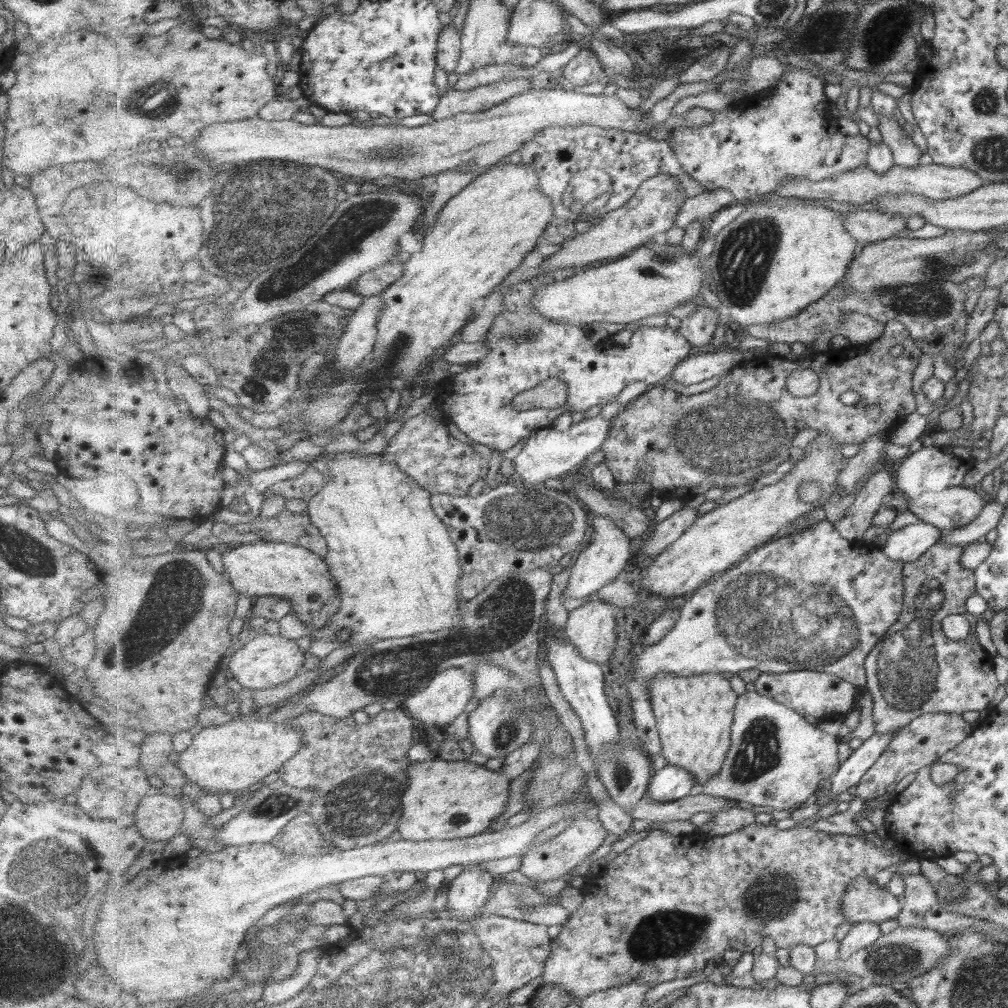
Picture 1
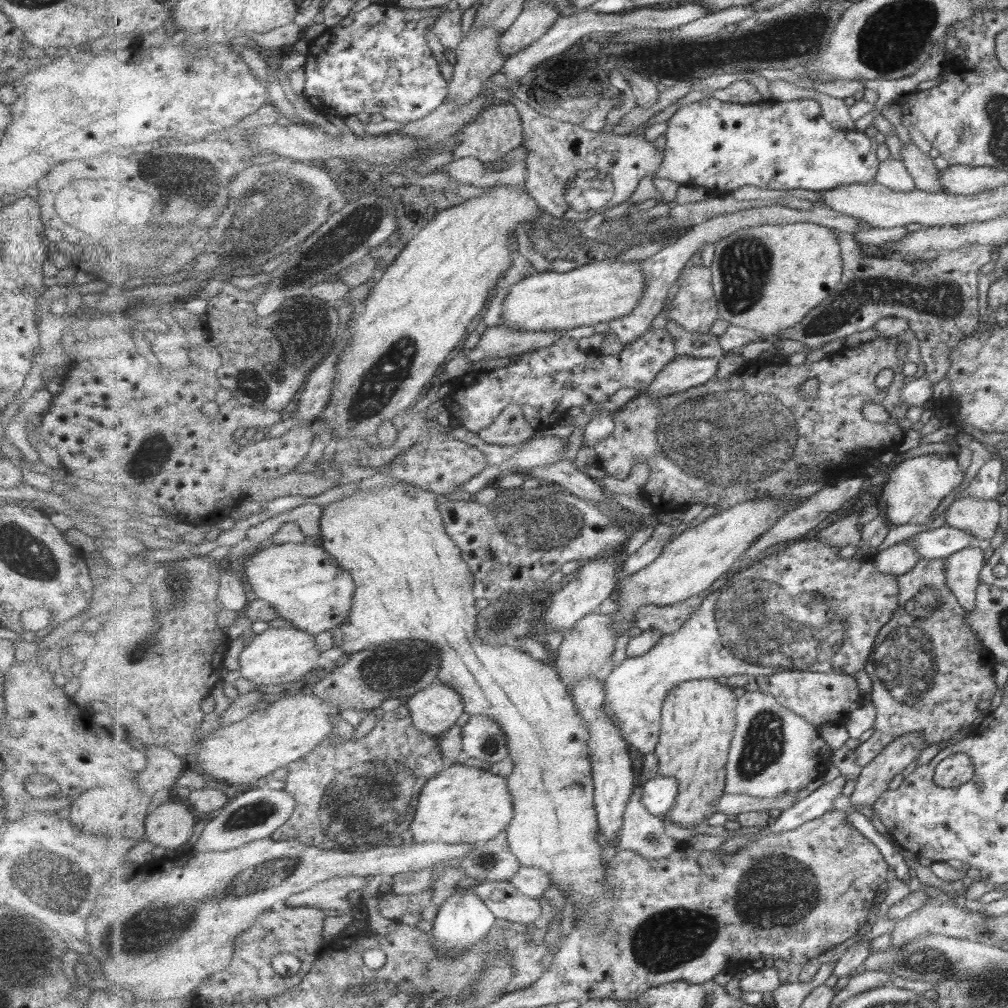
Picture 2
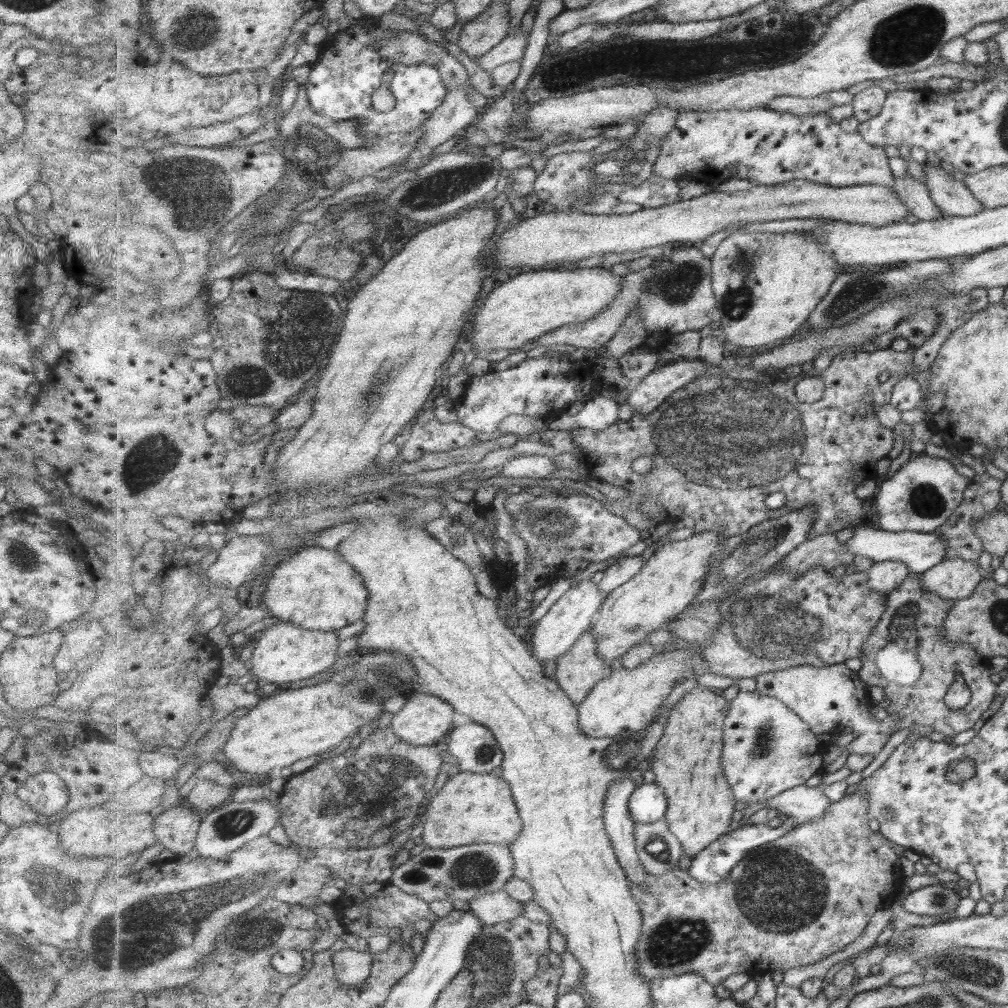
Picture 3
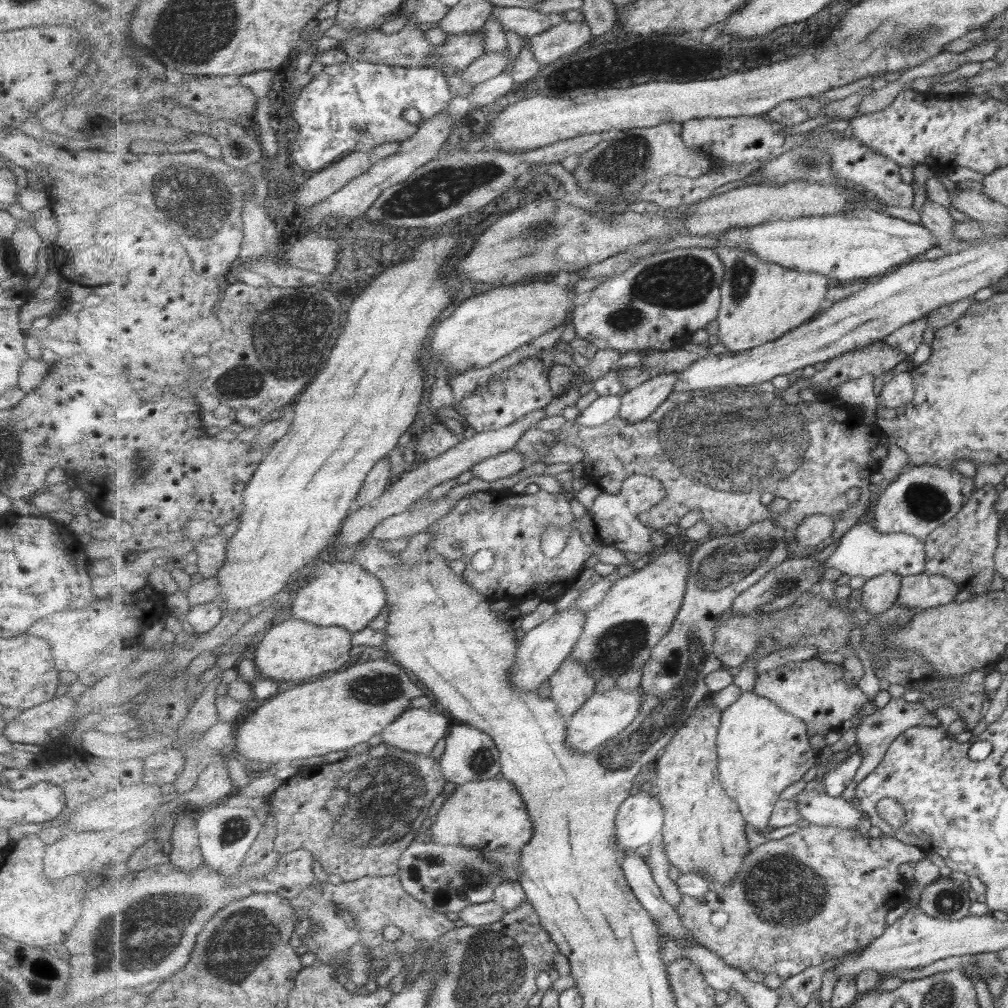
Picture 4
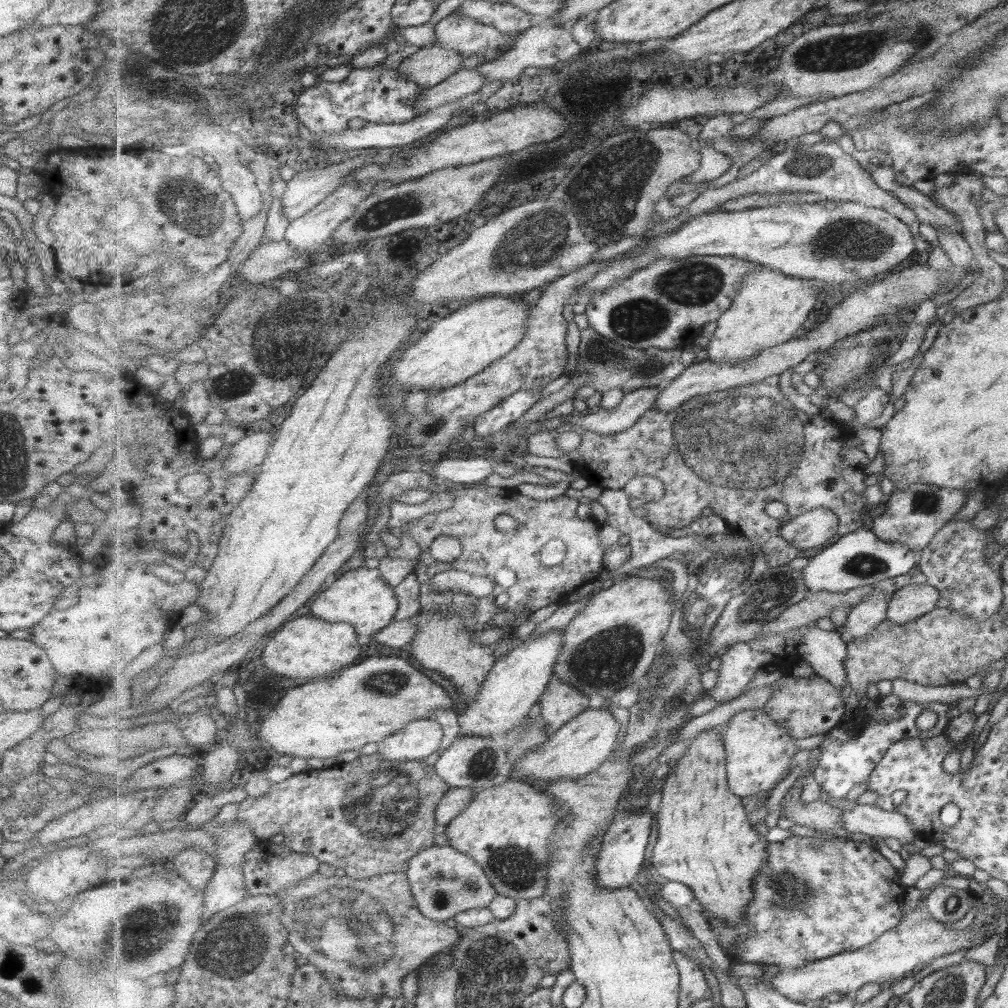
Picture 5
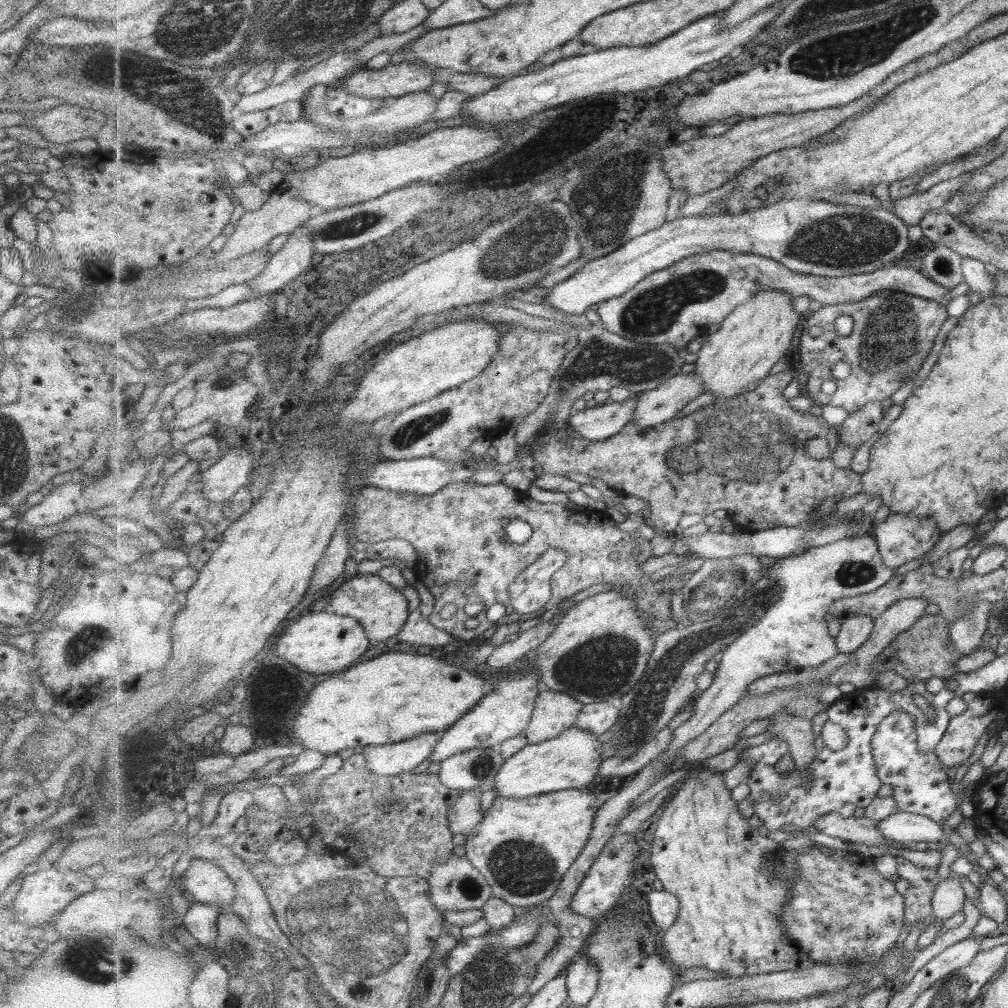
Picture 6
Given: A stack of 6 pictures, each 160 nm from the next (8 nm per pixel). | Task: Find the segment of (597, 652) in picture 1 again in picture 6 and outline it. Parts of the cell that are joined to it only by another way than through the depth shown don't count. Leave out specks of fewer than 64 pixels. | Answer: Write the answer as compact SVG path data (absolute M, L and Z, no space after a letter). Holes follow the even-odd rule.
M543 687L543 690L538 696L531 722L524 732L527 742L537 744L545 742L545 740L557 738L559 735L563 734L563 732L576 725L578 716L581 714L583 707L584 704L574 696L569 696L564 692Z

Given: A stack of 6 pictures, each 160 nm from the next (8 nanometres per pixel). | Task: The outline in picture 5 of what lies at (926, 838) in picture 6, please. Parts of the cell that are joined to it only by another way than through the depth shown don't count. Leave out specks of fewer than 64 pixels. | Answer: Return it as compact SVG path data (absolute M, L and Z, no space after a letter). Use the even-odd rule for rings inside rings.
M853 804L843 808L842 826L852 833L895 838L901 845L911 843L916 838L906 816L897 811L883 810L877 804Z

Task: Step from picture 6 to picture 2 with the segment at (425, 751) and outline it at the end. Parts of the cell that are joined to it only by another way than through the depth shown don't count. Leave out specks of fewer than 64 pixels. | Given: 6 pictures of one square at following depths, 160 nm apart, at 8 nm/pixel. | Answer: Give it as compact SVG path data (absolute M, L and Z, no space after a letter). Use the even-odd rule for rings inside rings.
M437 680L407 700L414 728L439 738L466 712L463 696L451 685Z

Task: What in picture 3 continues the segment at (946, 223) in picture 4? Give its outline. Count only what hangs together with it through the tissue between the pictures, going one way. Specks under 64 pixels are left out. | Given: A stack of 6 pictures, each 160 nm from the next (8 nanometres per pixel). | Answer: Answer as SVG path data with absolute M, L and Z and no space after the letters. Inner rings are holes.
M895 176L894 190L900 196L903 204L918 220L932 221L943 217L937 204L930 199L926 186L917 179Z

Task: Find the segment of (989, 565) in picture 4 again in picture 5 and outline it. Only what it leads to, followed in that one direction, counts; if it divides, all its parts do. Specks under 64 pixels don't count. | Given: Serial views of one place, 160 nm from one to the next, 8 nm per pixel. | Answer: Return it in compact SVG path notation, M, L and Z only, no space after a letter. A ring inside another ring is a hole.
M969 520L946 523L935 532L931 542L920 550L916 566L925 576L926 584L933 586L941 598L949 602L949 611L963 613L981 622L1000 608L1002 582L989 568L991 561L985 559L985 543L992 539L992 531L979 532L971 527Z

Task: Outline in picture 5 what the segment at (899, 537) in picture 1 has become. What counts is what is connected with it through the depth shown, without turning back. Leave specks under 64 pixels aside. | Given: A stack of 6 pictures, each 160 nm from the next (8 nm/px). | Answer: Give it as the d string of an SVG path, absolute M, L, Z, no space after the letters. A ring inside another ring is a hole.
M875 587L875 592L851 608L842 638L847 644L857 637L868 635L878 624L887 620L888 598Z

